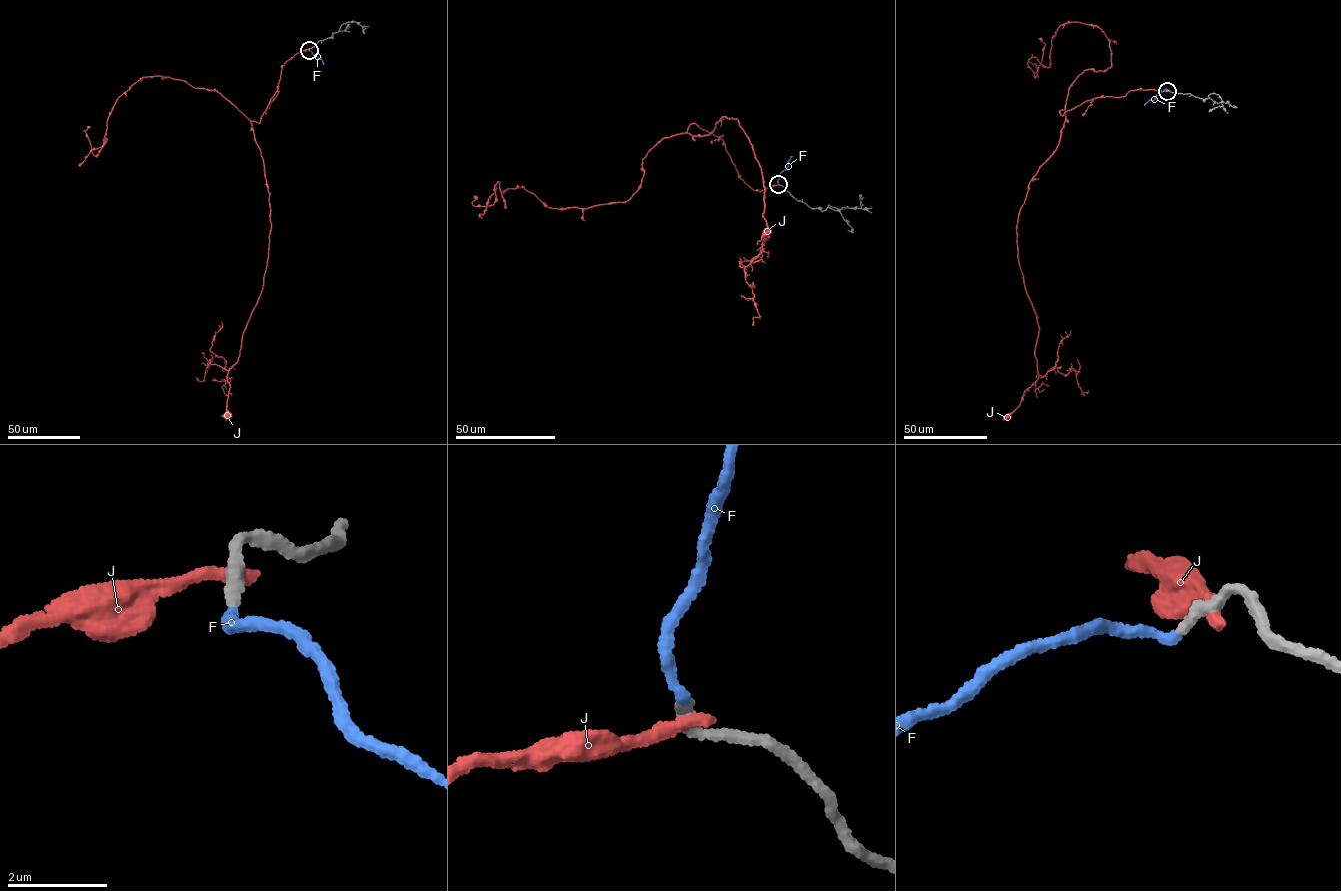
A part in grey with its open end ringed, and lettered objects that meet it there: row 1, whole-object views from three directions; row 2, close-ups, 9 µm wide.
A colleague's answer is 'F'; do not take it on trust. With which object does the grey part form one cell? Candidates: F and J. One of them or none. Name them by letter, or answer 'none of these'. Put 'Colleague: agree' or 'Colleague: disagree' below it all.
F
Colleague: agree

